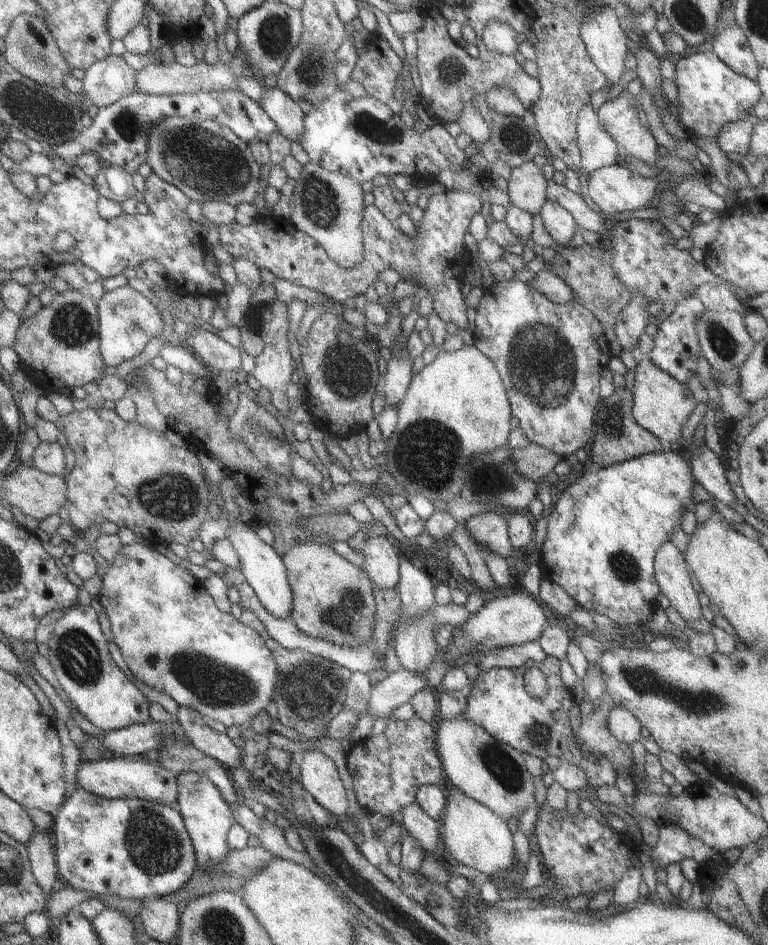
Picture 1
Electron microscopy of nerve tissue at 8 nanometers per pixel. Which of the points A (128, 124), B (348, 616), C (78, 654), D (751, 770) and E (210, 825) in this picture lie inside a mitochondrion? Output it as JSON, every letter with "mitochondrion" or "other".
{"A":"mitochondrion","B":"mitochondrion","C":"mitochondrion","D":"other","E":"other"}

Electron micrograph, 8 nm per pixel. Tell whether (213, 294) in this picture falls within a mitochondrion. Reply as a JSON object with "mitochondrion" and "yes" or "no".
{"mitochondrion":"no"}

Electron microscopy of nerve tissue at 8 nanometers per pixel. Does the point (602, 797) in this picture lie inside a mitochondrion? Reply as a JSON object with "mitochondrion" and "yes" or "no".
{"mitochondrion":"no"}

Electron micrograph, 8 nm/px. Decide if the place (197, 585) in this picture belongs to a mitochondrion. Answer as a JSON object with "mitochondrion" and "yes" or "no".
{"mitochondrion":"no"}

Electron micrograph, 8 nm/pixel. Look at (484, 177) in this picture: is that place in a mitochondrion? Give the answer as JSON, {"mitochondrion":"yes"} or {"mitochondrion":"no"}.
{"mitochondrion":"no"}

